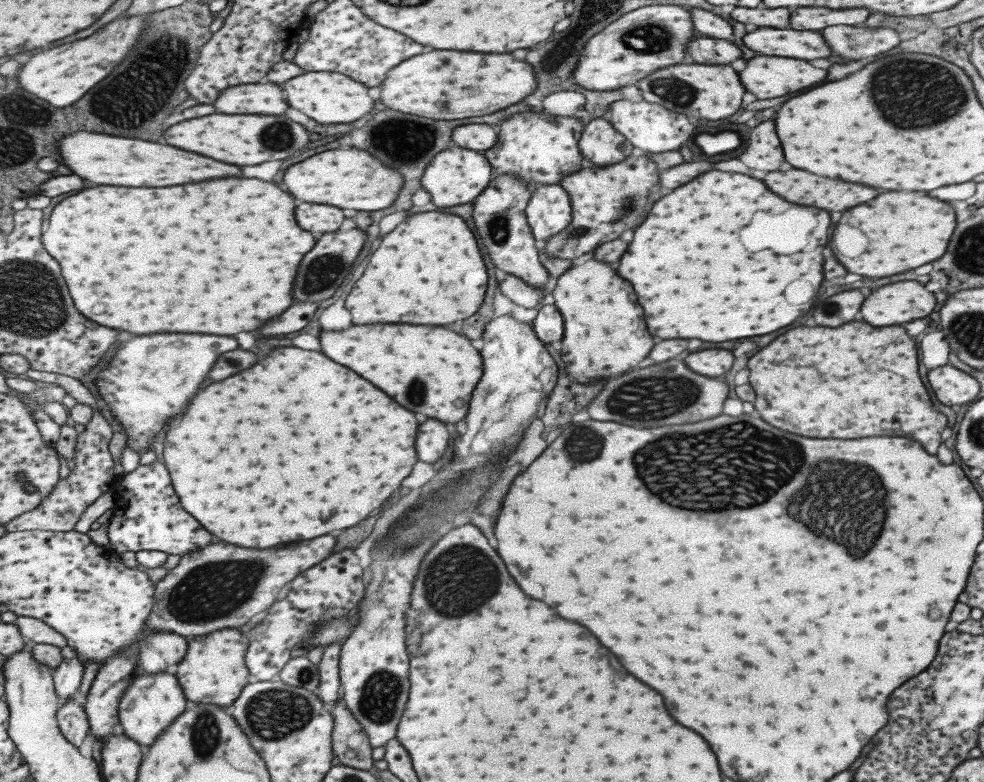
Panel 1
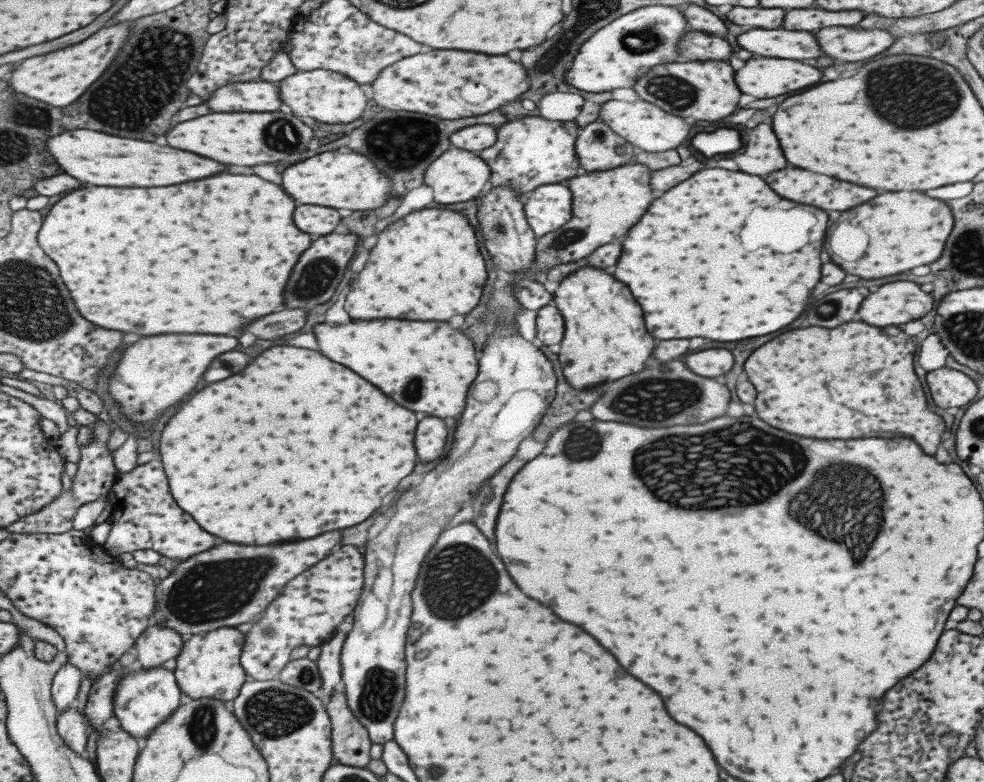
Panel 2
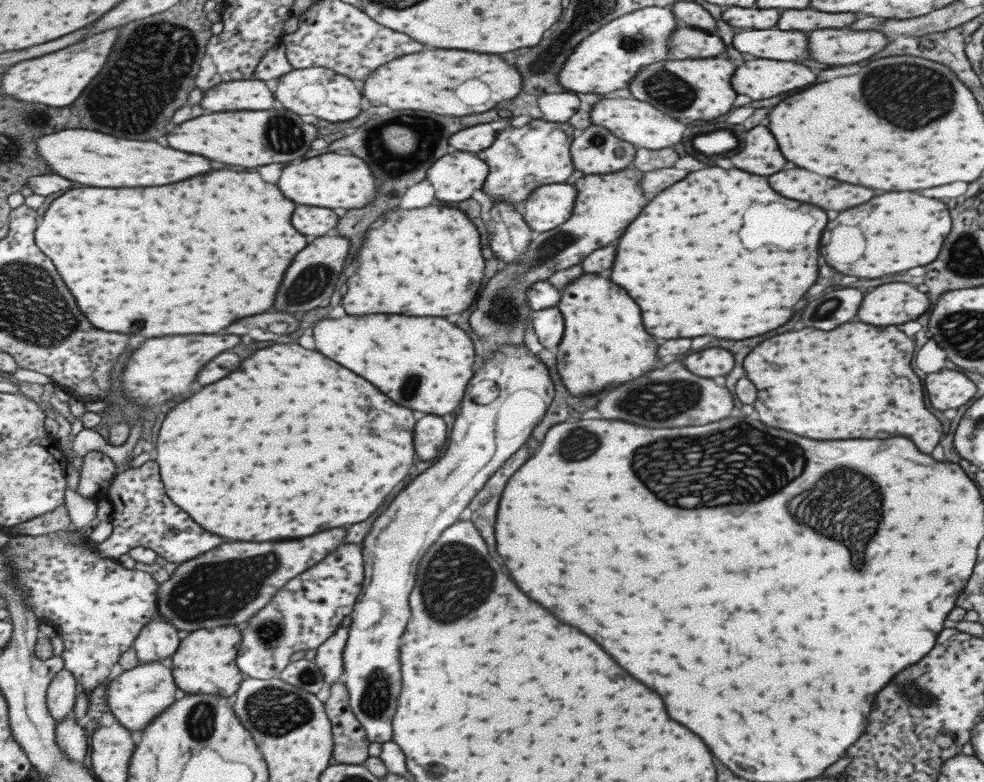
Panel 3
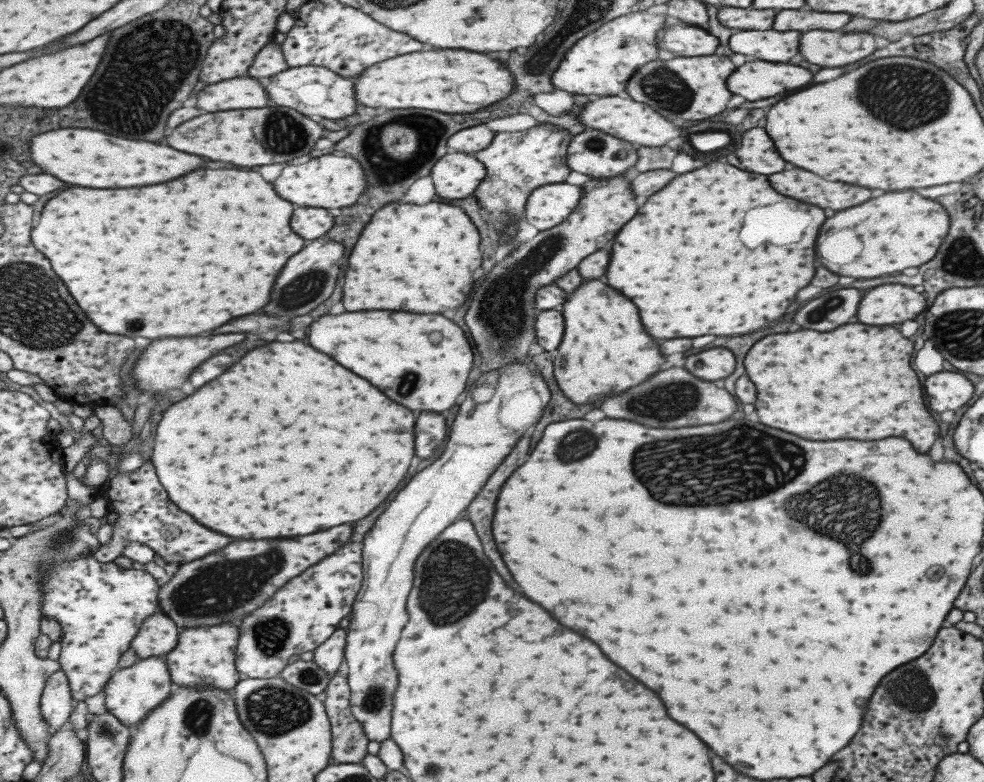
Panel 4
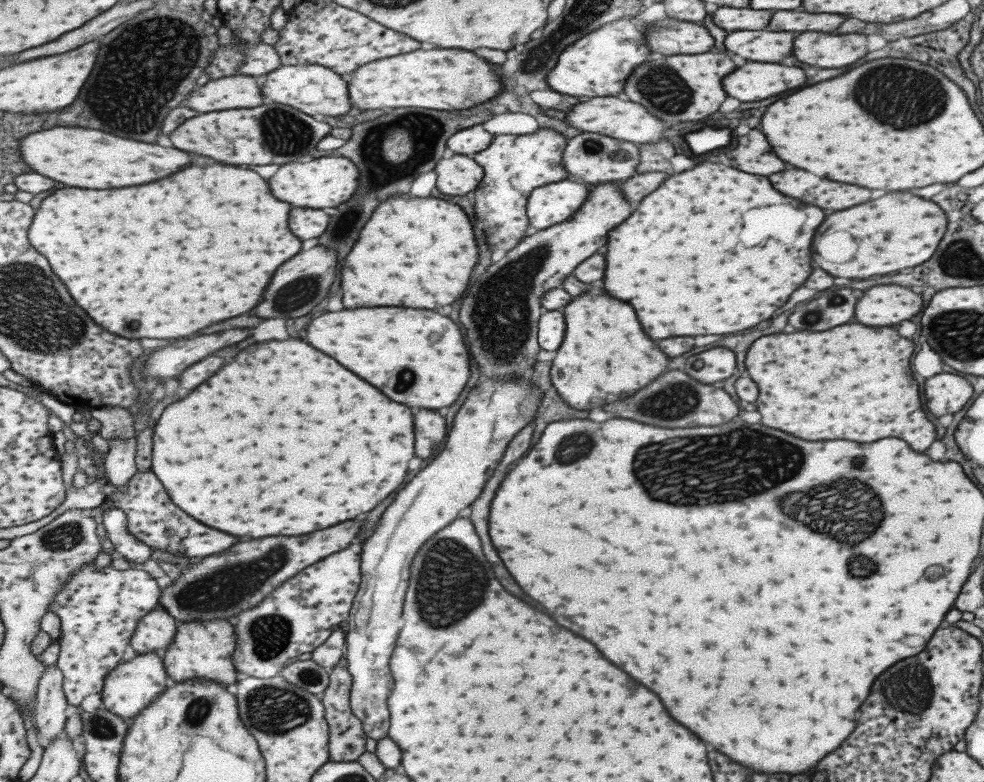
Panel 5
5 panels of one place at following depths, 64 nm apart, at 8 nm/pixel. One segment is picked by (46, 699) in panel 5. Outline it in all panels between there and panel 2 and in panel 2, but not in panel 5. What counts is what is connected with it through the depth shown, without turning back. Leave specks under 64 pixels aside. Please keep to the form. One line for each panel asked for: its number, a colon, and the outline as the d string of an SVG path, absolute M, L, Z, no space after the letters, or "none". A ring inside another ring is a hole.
2: M67 662L57 672L57 678L55 678L55 684L53 684L53 694L55 694L57 706L59 706L61 712L65 712L73 704L73 700L77 698L77 692L81 690L83 674L85 672L75 662Z
3: M63 668L57 674L57 678L53 680L51 688L49 688L49 706L53 710L53 716L59 722L65 720L69 714L73 714L73 706L77 702L77 694L79 694L77 674L73 674L71 670Z
4: M63 670L55 672L53 678L49 678L49 686L45 688L45 698L43 698L43 712L45 718L49 718L49 724L53 726L53 734L59 732L65 724L69 724L73 708L75 708L75 698L69 674Z

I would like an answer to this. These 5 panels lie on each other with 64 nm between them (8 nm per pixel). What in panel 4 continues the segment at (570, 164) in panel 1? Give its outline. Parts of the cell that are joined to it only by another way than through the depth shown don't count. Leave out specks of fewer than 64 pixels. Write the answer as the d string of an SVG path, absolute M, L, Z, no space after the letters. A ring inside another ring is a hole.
M539 122L531 130L497 134L497 138L491 142L489 148L475 154L489 168L489 174L481 184L481 188L475 192L475 196L491 212L489 220L499 236L501 230L505 230L505 222L501 222L505 216L521 218L523 216L521 212L527 210L525 206L529 204L529 198L537 190L541 190L543 186L565 182L567 174L571 172L567 162L567 148L571 140L573 136L567 128L549 122Z

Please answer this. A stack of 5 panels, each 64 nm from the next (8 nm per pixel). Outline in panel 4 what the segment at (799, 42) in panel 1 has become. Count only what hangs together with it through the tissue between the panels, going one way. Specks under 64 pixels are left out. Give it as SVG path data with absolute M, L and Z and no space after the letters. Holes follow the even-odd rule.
M743 30L729 38L729 48L737 54L767 62L787 62L799 52L799 32Z

